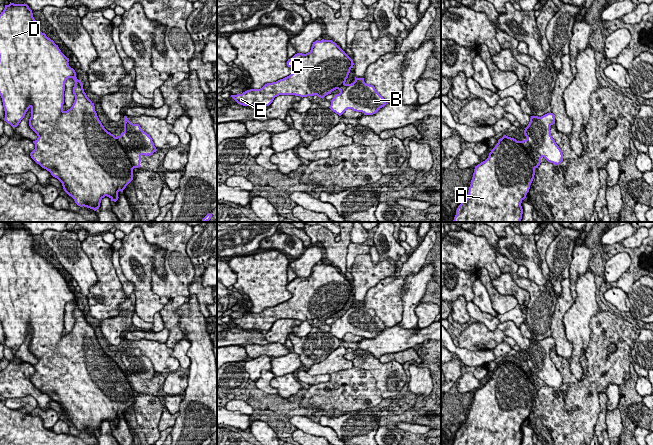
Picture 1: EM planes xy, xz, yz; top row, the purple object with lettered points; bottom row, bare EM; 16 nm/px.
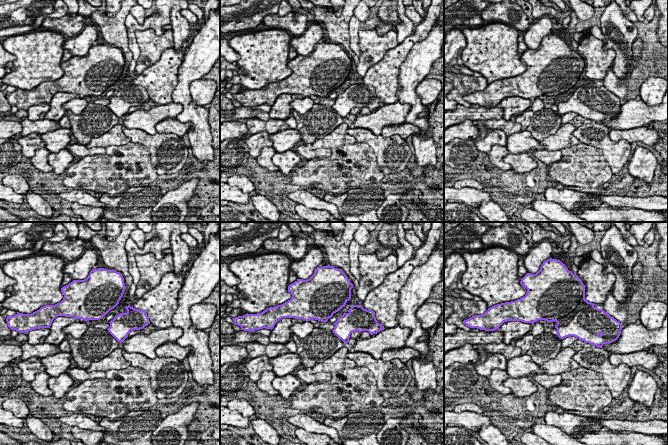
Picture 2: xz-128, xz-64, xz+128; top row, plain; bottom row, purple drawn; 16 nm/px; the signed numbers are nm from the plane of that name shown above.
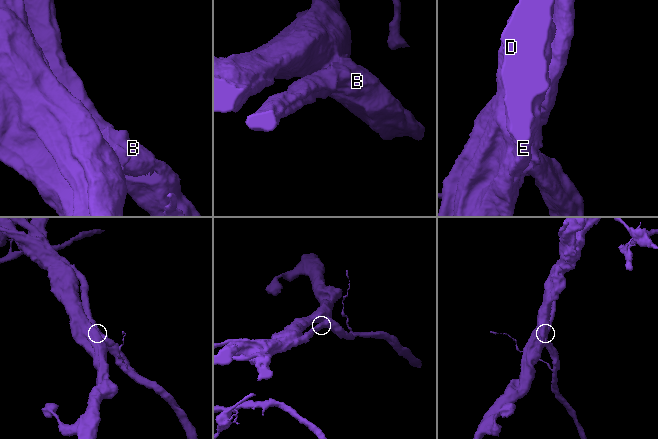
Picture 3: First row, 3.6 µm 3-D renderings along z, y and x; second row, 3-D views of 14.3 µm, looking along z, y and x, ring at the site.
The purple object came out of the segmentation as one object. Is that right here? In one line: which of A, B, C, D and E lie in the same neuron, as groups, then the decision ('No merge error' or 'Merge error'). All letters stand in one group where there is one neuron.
Groups: A C D E / B. Merge error

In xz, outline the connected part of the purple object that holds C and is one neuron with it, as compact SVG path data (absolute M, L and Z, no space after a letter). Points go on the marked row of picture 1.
M324 39L316 40L308 53L297 53L288 59L287 66L293 70L289 76L276 82L267 83L260 89L250 89L242 94L231 95L231 97L243 106L265 107L269 106L274 98L279 95L295 95L302 98L317 95L323 99L326 95L338 89L340 93L336 95L350 94L350 109L353 109L354 100L364 92L365 88L364 78L355 77L357 83L354 86L345 83L353 65L353 60L335 42Z

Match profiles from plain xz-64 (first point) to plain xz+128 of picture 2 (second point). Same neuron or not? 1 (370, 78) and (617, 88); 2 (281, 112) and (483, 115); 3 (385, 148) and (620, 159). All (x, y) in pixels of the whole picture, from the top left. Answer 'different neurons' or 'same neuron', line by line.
1: same neuron
2: different neurons
3: same neuron

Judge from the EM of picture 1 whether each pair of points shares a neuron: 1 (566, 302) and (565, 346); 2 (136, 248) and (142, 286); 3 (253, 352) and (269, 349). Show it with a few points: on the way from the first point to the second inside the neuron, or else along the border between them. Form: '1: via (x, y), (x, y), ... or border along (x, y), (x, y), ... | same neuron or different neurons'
1: via (559, 313), (559, 335) | same neuron
2: via (137, 257), (145, 265), (147, 273), (145, 277) | same neuron
3: via (257, 350), (265, 349) | same neuron

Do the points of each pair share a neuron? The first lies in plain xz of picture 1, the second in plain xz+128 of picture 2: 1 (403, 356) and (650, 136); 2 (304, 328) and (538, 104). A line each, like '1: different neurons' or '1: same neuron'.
1: same neuron
2: same neuron

